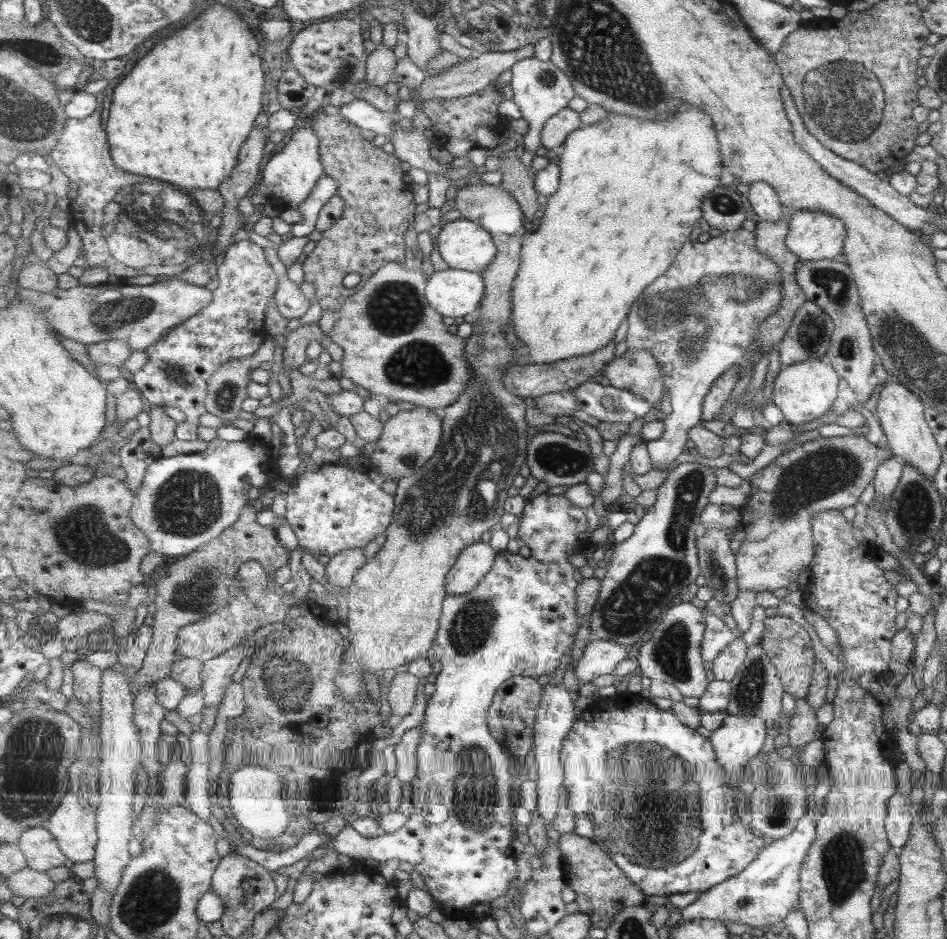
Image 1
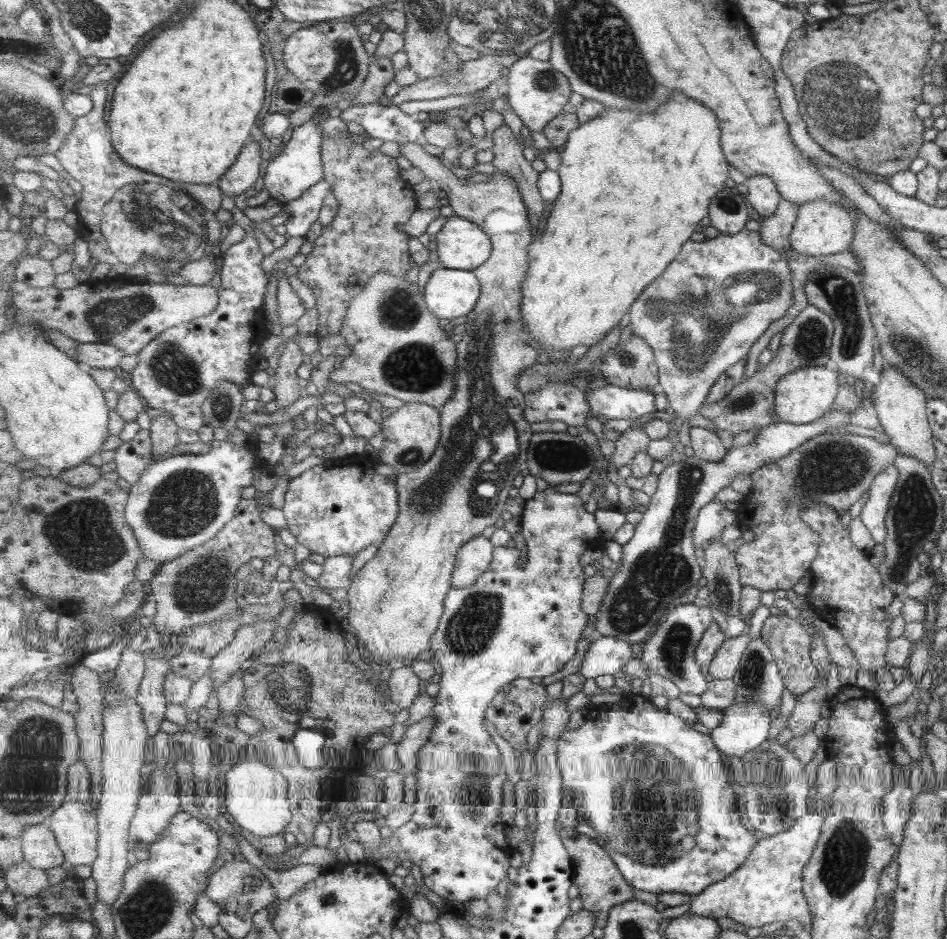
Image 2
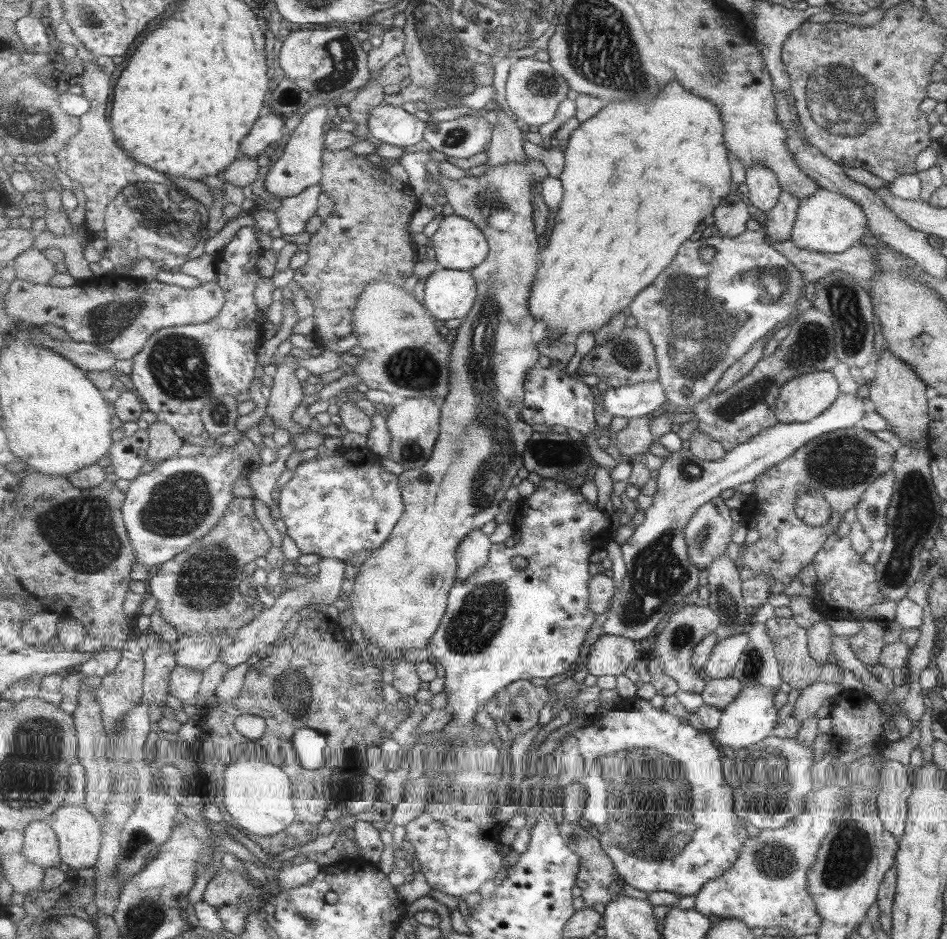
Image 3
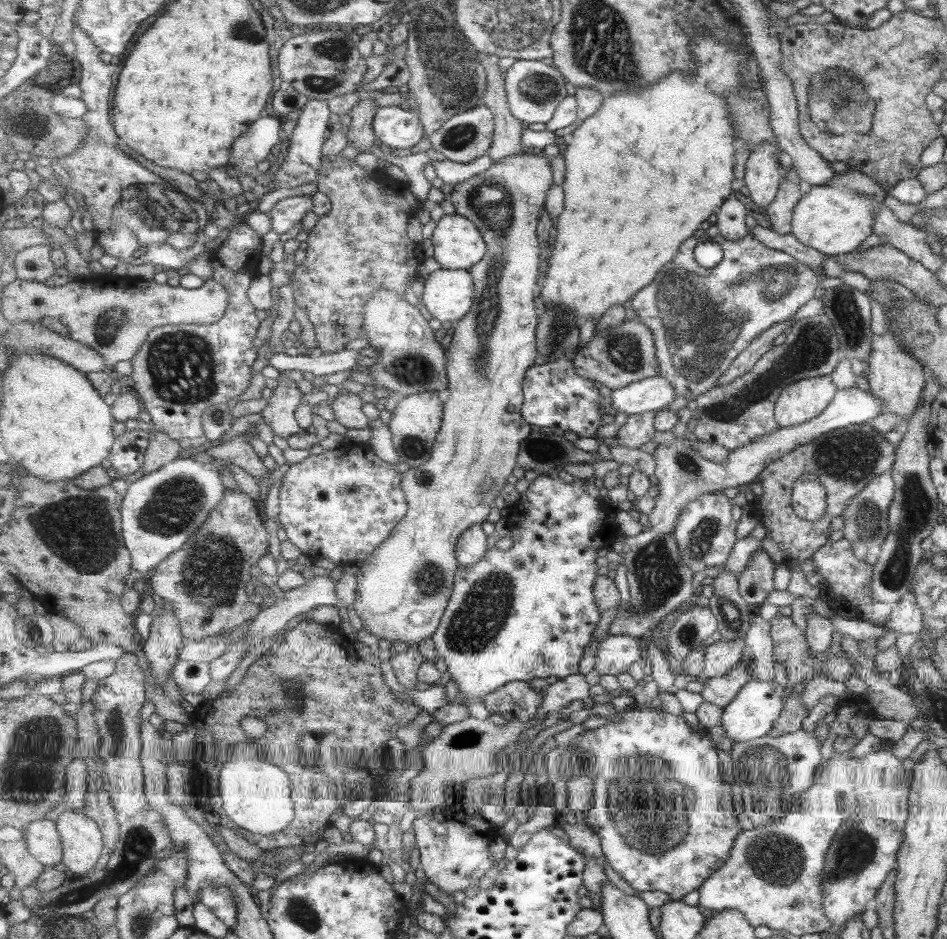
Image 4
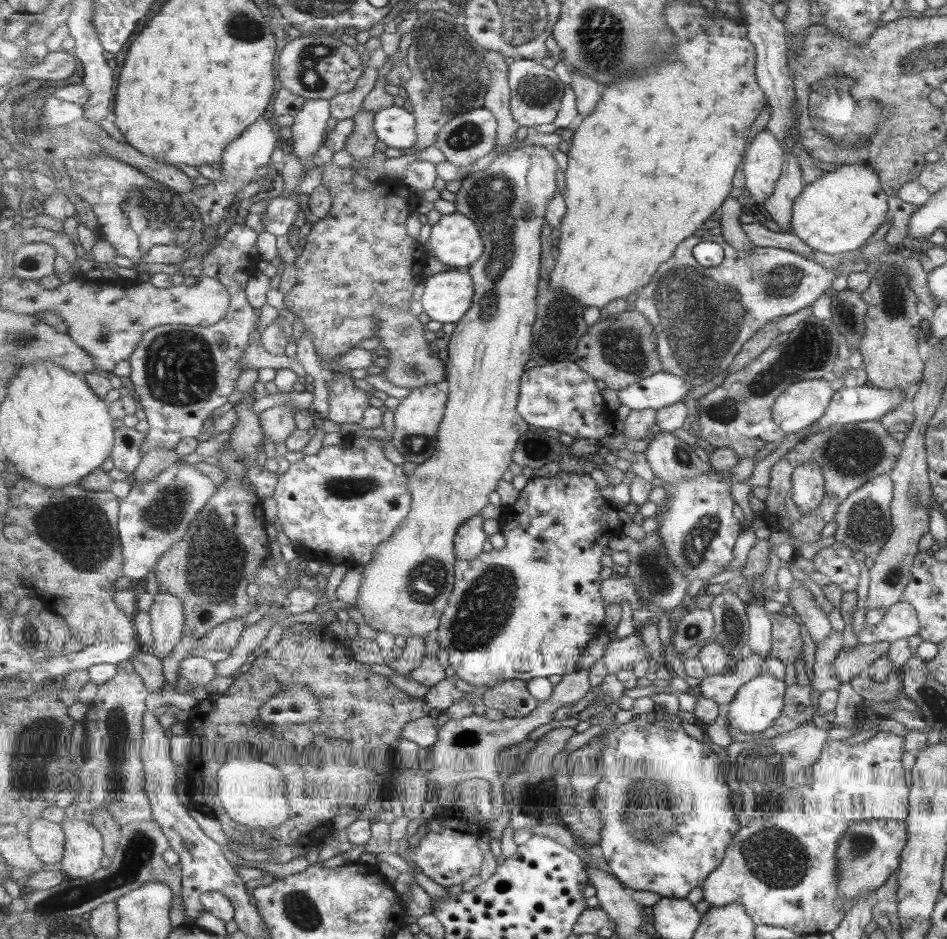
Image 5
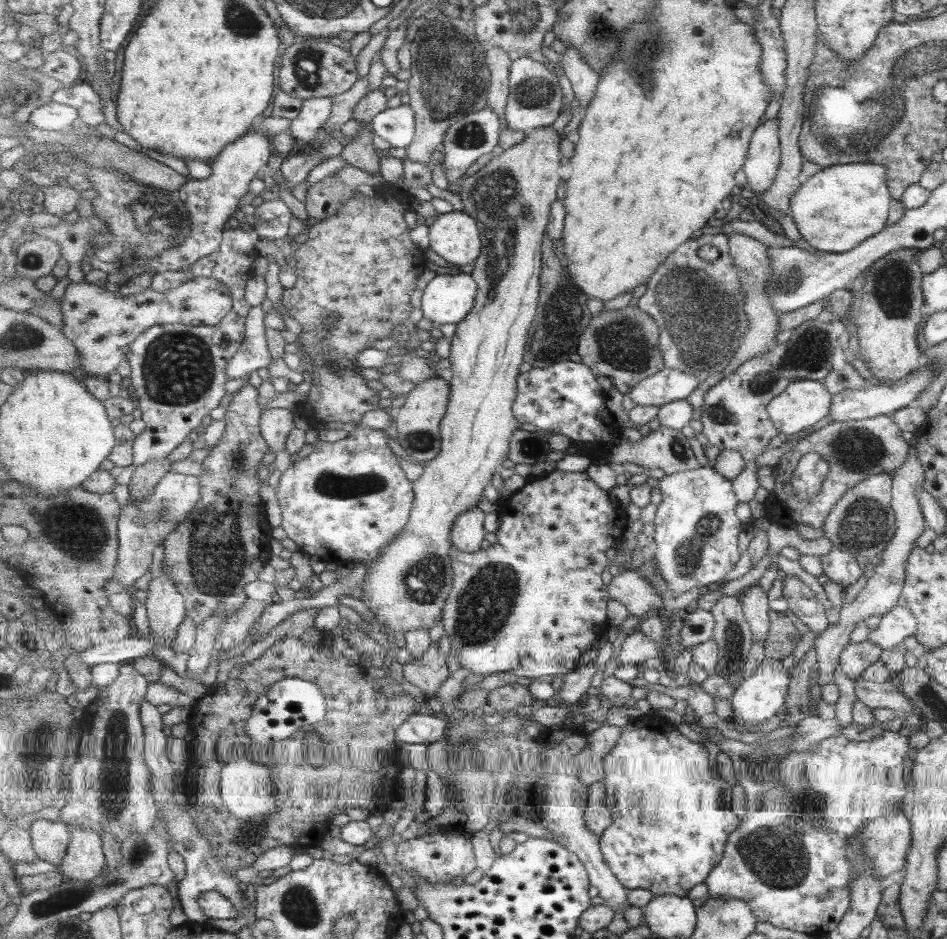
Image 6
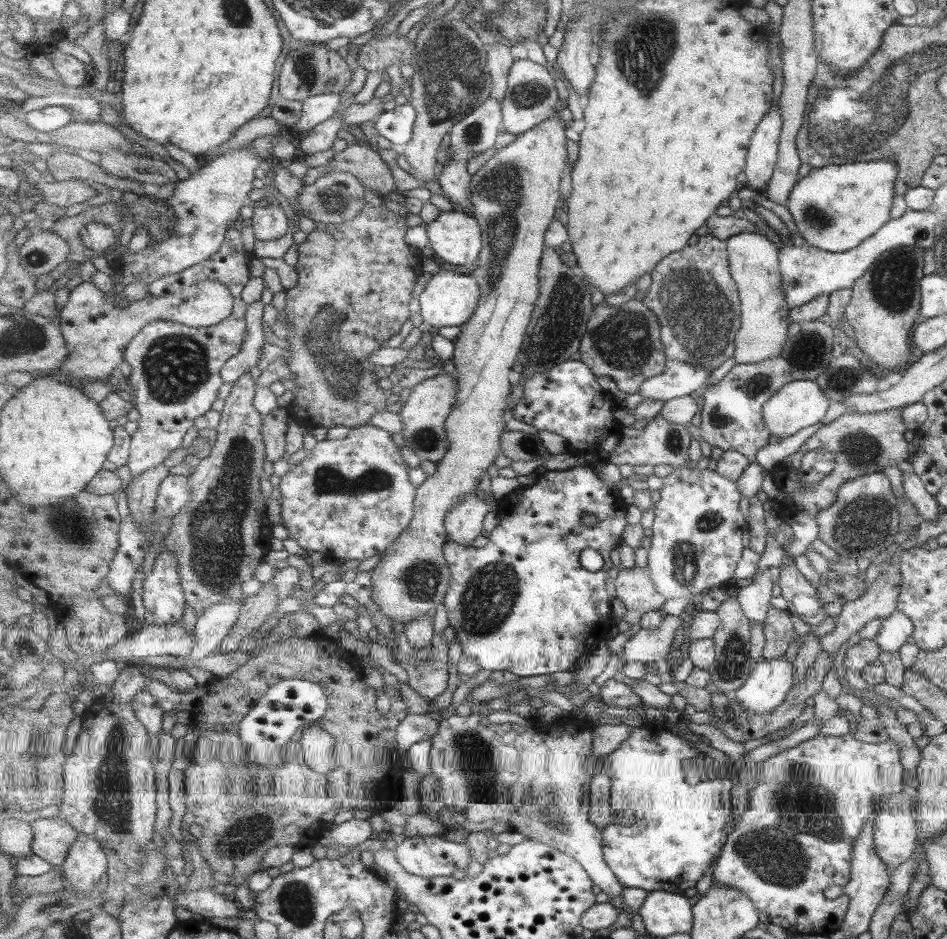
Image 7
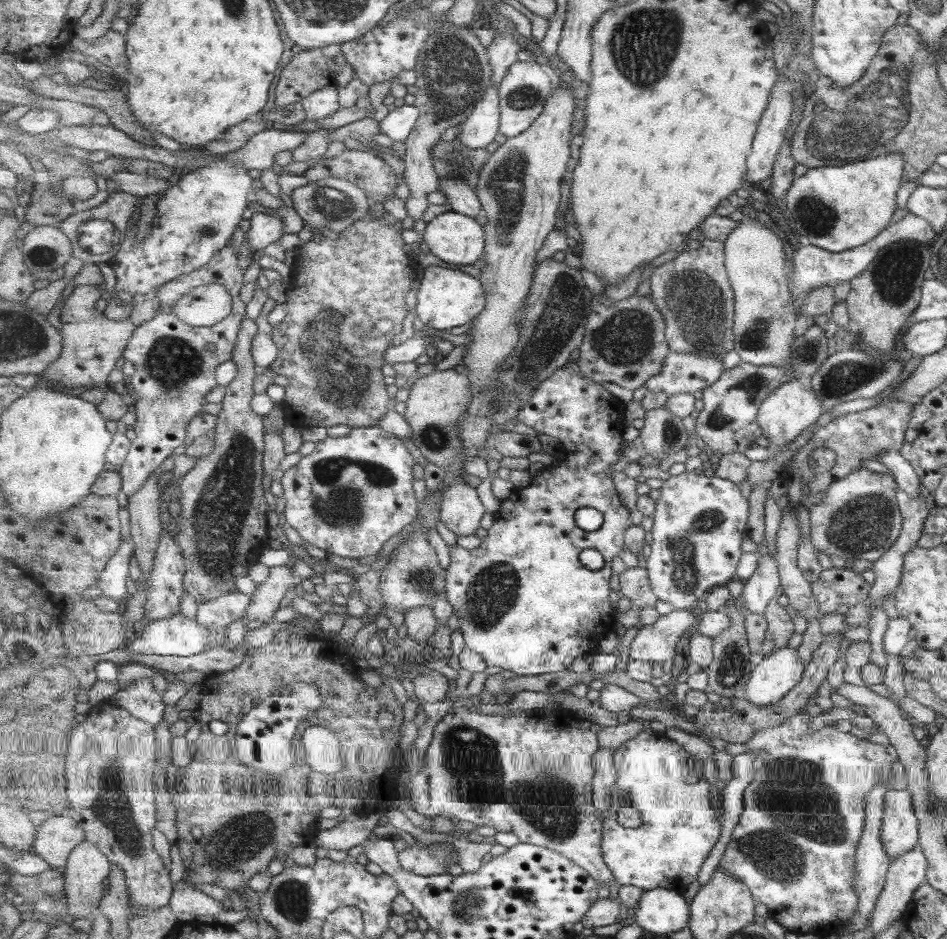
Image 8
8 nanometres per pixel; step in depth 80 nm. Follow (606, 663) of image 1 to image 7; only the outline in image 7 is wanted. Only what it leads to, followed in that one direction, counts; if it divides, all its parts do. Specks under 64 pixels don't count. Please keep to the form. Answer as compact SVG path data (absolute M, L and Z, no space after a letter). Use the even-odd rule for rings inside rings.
M664 615L663 622L656 629L641 628L624 647L623 658L626 662L655 662L669 656L675 642L675 632L683 625L683 618Z

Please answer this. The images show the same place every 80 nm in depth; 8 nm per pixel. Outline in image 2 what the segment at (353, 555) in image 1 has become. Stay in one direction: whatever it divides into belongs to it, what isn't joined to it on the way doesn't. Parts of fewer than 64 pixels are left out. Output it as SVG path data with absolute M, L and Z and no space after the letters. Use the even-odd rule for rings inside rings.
M333 556L326 558L323 563L322 573L317 579L318 588L320 588L321 592L324 592L325 594L333 594L333 590L337 590L337 588L349 588L352 583L352 579L349 577L349 574L351 574L351 560L354 557L355 556Z

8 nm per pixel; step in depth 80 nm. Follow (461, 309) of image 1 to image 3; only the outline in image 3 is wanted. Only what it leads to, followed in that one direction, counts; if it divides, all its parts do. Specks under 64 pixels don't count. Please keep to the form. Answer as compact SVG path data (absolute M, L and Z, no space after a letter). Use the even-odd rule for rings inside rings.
M434 270L425 285L425 306L440 321L465 320L479 296L471 271Z

